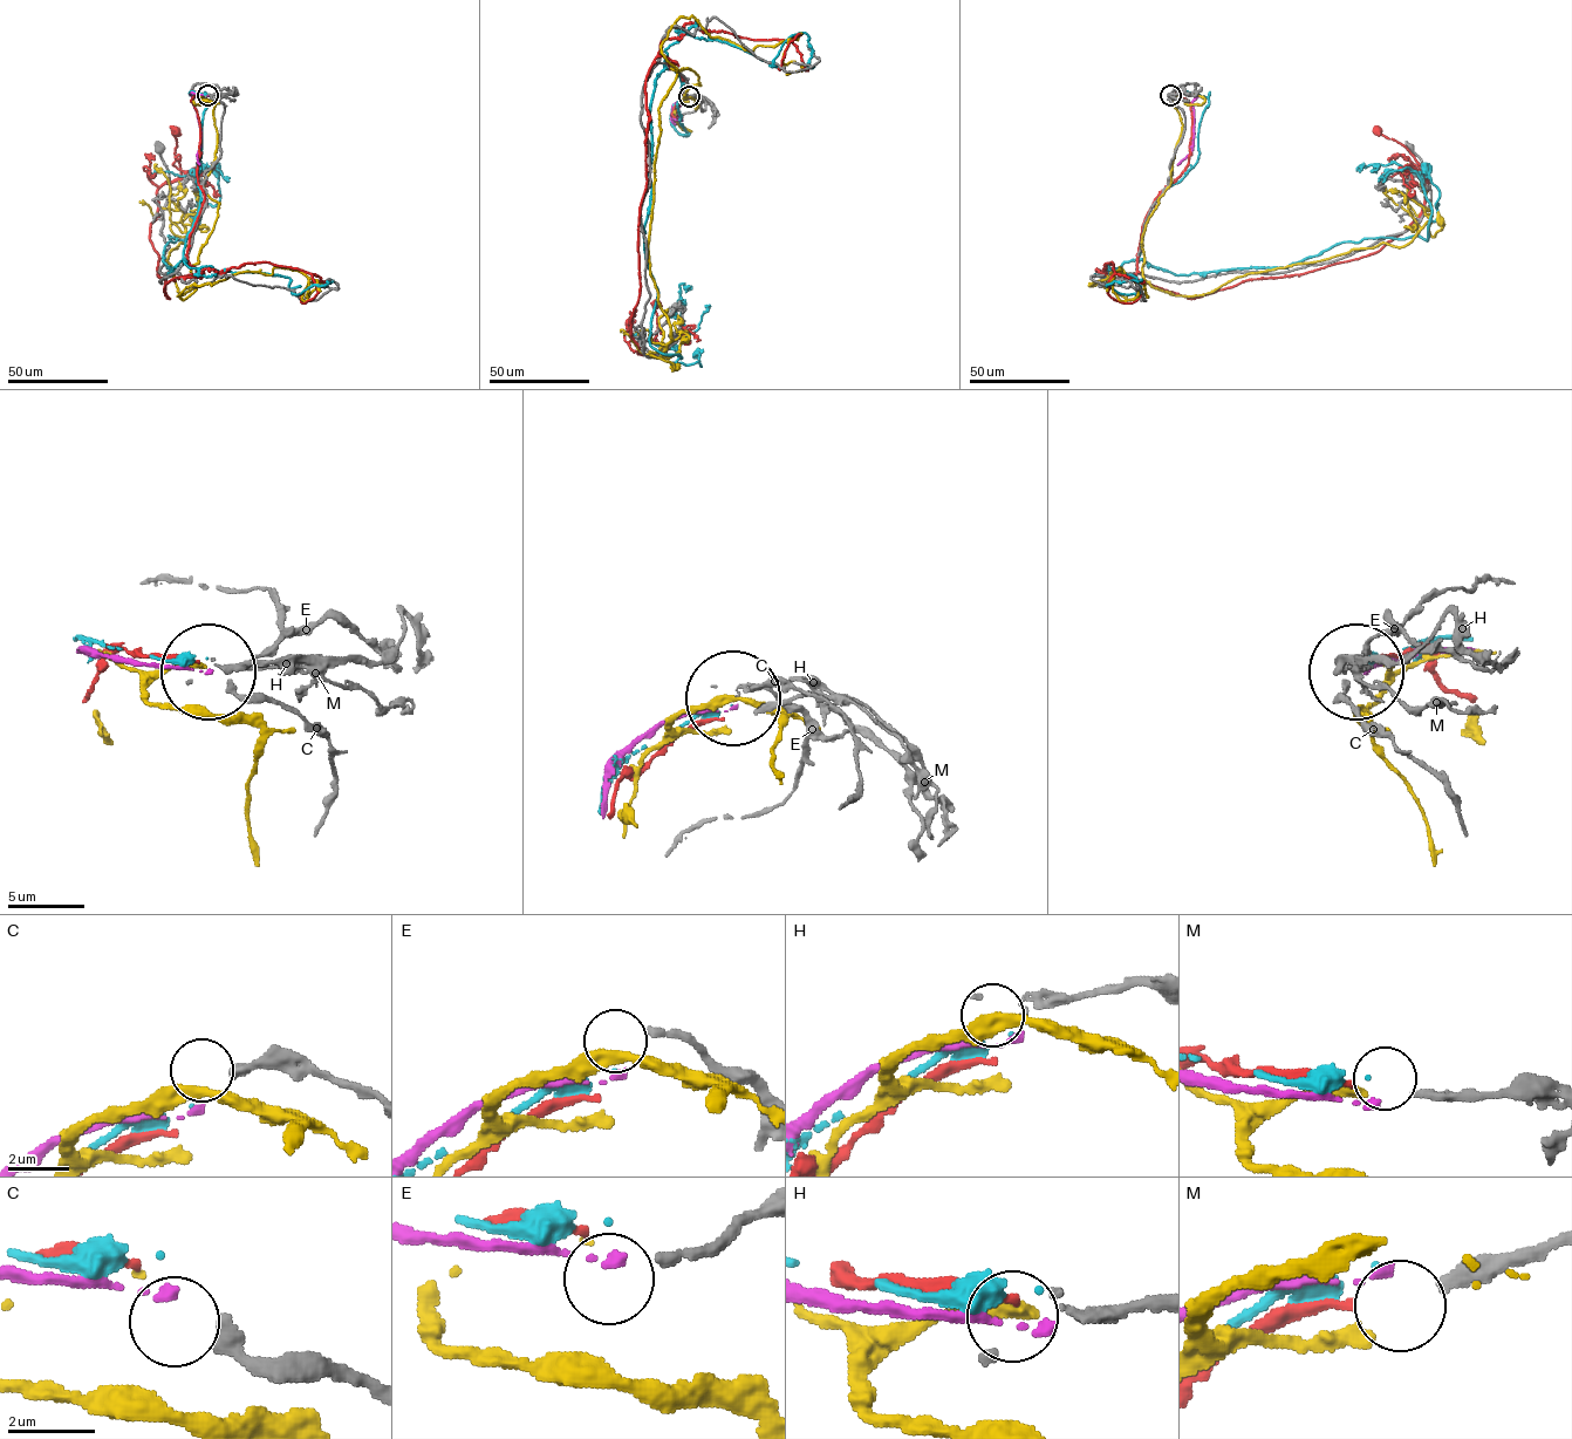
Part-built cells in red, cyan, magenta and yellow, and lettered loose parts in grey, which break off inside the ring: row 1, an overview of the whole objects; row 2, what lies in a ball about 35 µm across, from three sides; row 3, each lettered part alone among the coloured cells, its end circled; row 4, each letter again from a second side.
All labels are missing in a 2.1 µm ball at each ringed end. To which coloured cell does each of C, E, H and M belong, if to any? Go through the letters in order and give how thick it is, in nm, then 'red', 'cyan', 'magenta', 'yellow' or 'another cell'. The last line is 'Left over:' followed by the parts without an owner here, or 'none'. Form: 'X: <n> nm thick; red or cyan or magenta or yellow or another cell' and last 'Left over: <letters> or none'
C: 400 nm thick; another cell
E: 280 nm thick; another cell
H: 130 nm thick; cyan
M: 300 nm thick; red
Left over: C, E

